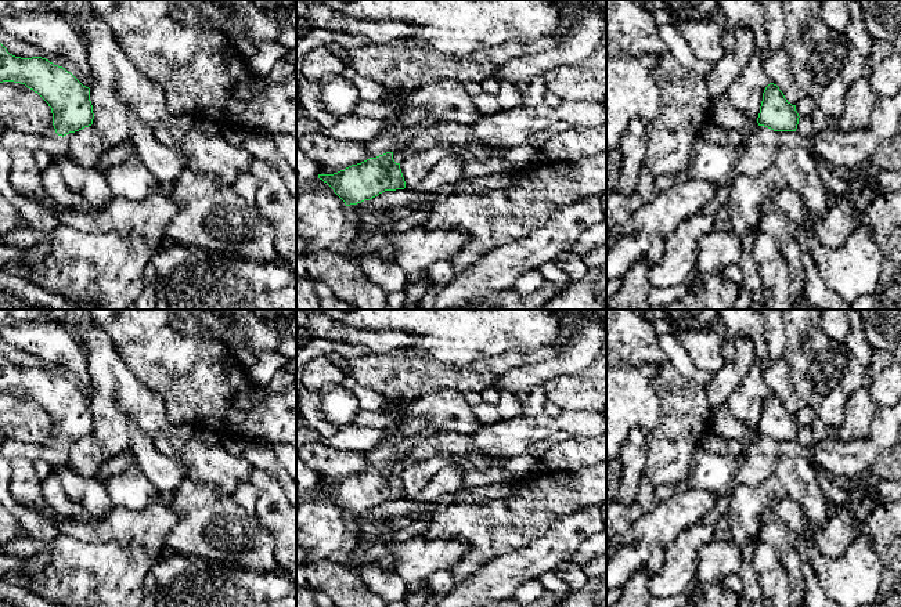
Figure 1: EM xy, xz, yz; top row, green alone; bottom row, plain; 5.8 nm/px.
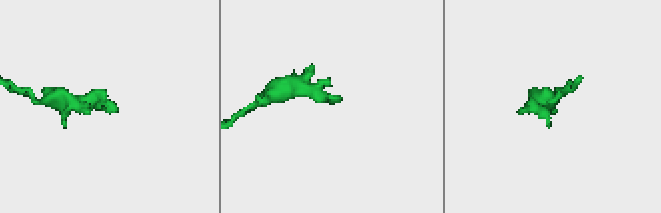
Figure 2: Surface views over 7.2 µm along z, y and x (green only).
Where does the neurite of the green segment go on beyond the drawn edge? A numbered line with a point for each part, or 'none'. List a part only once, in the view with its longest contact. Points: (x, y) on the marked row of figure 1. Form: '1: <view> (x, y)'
none

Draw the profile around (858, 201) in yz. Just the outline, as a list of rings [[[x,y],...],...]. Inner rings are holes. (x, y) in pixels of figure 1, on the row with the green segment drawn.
[[[879,187],[865,188],[865,189],[855,189],[854,192],[843,196],[832,196],[832,202],[837,202],[846,210],[853,213],[855,217],[866,210],[873,200],[880,196],[884,191]]]

